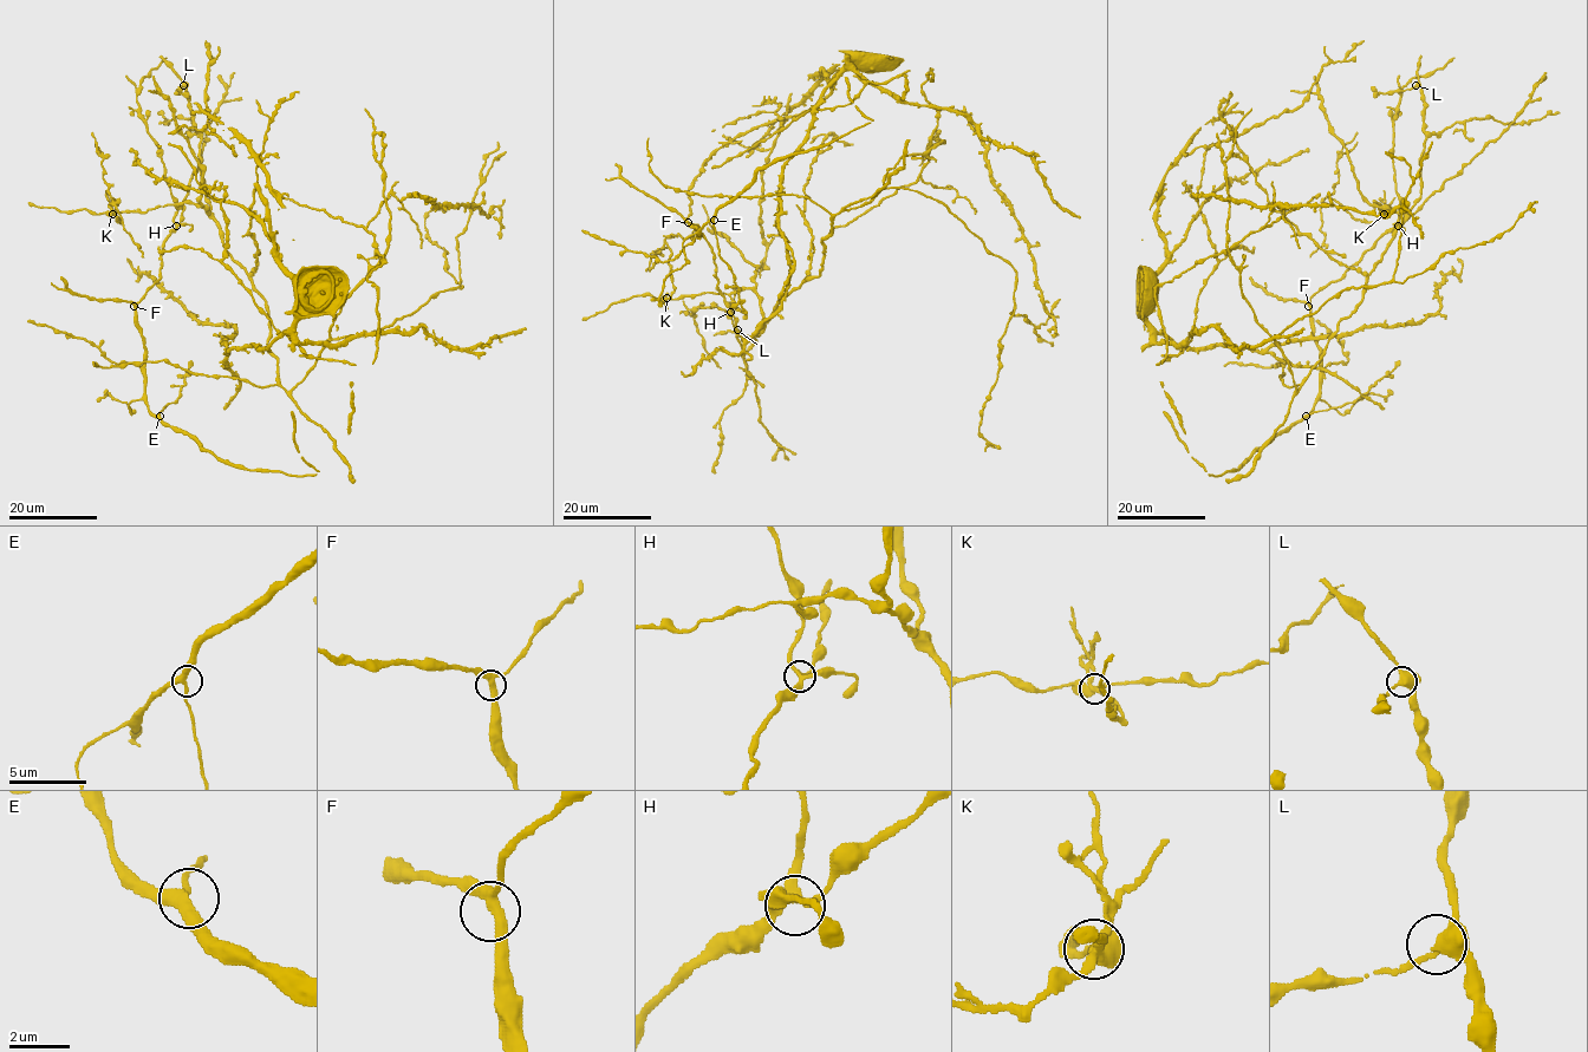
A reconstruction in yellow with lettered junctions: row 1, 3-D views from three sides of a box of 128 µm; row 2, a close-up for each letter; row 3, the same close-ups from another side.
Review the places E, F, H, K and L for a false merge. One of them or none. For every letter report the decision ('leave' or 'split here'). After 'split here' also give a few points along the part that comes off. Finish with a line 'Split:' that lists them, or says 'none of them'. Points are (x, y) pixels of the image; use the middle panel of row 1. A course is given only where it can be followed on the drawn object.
E: leave
F: leave
H: leave
K: split here; course (666, 298), (674, 288), (669, 262), (671, 253), (665, 242), (651, 255), (646, 270)
L: leave
Split: K

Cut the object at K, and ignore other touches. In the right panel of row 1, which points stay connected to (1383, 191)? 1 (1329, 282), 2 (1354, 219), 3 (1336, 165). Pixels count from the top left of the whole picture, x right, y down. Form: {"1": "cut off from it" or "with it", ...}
{"1": "cut off from it", "2": "with it", "3": "with it"}

